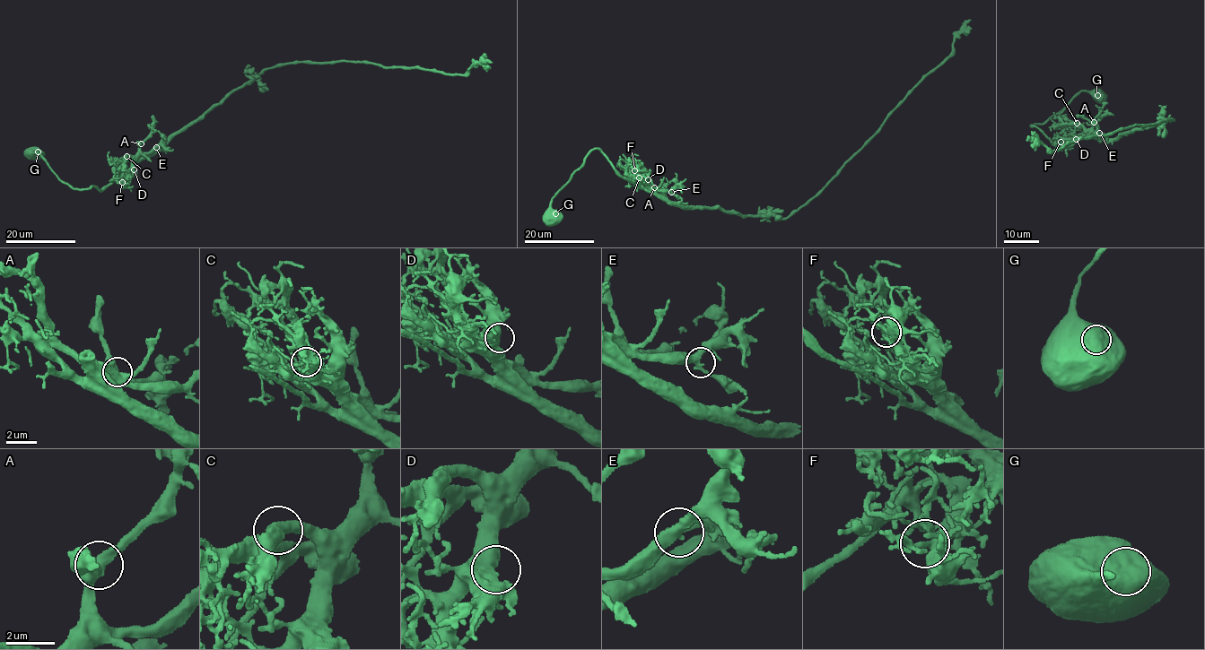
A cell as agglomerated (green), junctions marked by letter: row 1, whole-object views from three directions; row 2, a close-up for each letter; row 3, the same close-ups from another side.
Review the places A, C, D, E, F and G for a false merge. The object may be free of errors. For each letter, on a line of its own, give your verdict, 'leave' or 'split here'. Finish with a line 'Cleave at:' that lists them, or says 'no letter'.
A: leave
C: leave
D: leave
E: leave
F: leave
G: leave
Cleave at: no letter

